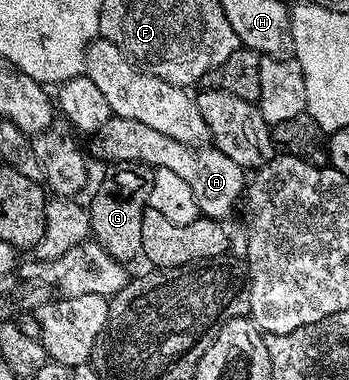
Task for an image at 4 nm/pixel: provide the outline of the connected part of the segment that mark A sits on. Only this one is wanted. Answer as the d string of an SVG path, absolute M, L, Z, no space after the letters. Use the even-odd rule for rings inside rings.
M115 116L101 130L96 131L94 141L96 141L97 152L108 161L108 164L142 162L144 165L153 168L170 168L170 172L182 176L182 180L186 180L186 184L190 184L190 192L194 192L194 200L198 200L198 208L203 217L228 220L228 217L232 214L232 209L239 202L241 205L242 199L245 197L246 171L238 164L234 164L234 160L230 160L230 156L226 156L211 145L187 146L178 140L174 140L171 136L166 136L163 132L157 132L155 128L149 128L147 124L141 124L139 120L126 120Z

